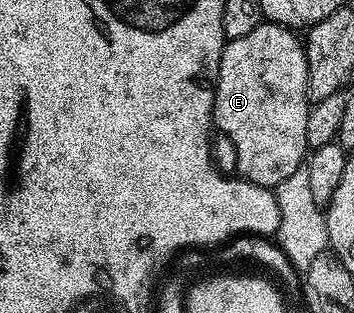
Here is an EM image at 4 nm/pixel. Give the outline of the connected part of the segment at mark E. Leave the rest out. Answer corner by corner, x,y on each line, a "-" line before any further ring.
266,20
248,36
229,39
222,48
212,122
226,133
234,149
237,173
257,186
277,188
304,165
308,154
306,133
312,103
306,95
306,47
294,34
293,29

